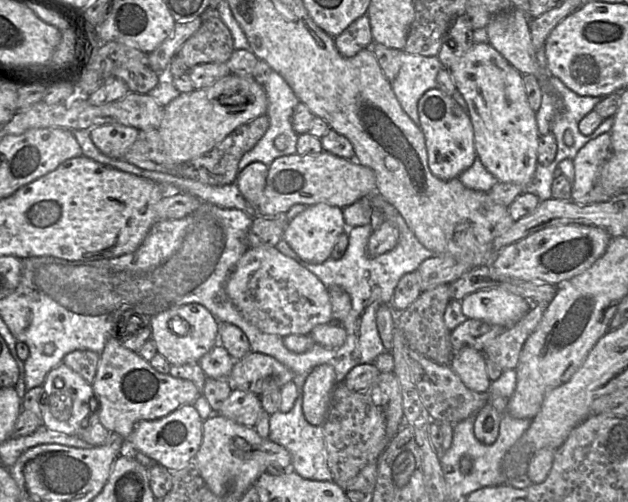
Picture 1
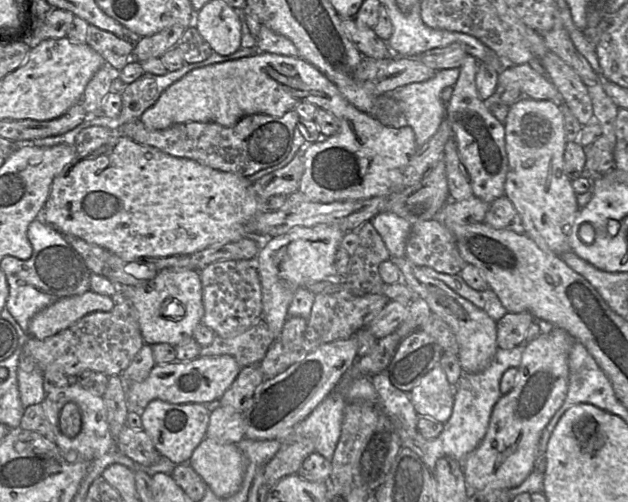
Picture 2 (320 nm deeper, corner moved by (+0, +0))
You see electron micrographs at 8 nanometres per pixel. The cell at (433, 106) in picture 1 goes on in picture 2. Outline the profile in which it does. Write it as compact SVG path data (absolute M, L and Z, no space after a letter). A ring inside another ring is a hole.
M467 54L459 68L459 77L452 86L452 96L445 104L445 118L450 124L459 160L469 177L473 195L491 204L505 194L505 180L508 171L505 127L490 112L489 107L478 94L475 83L477 68L478 60Z

